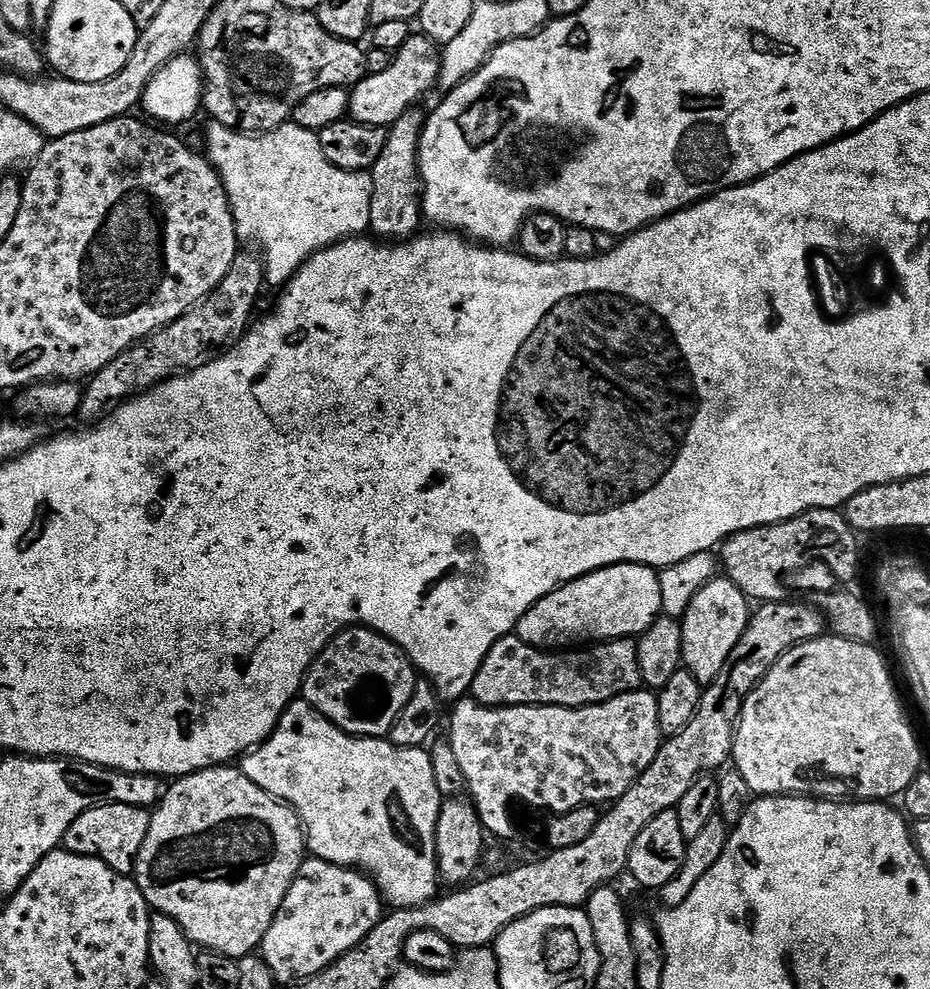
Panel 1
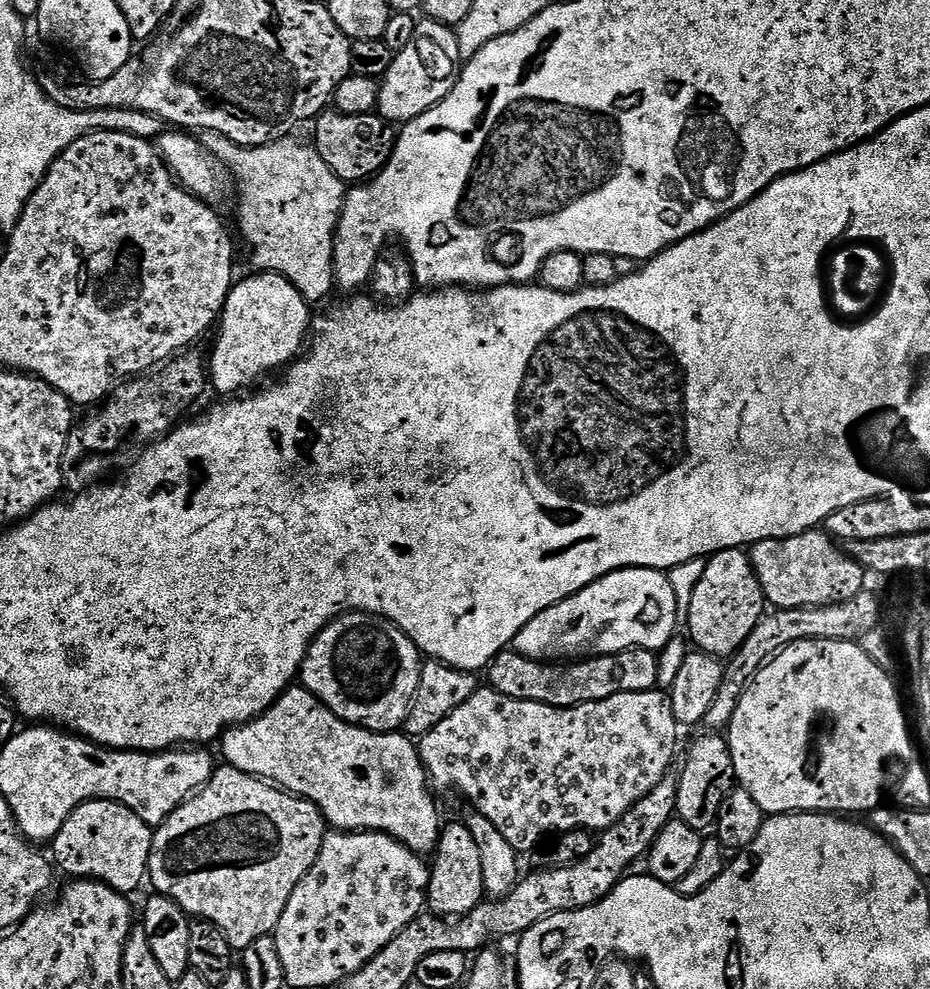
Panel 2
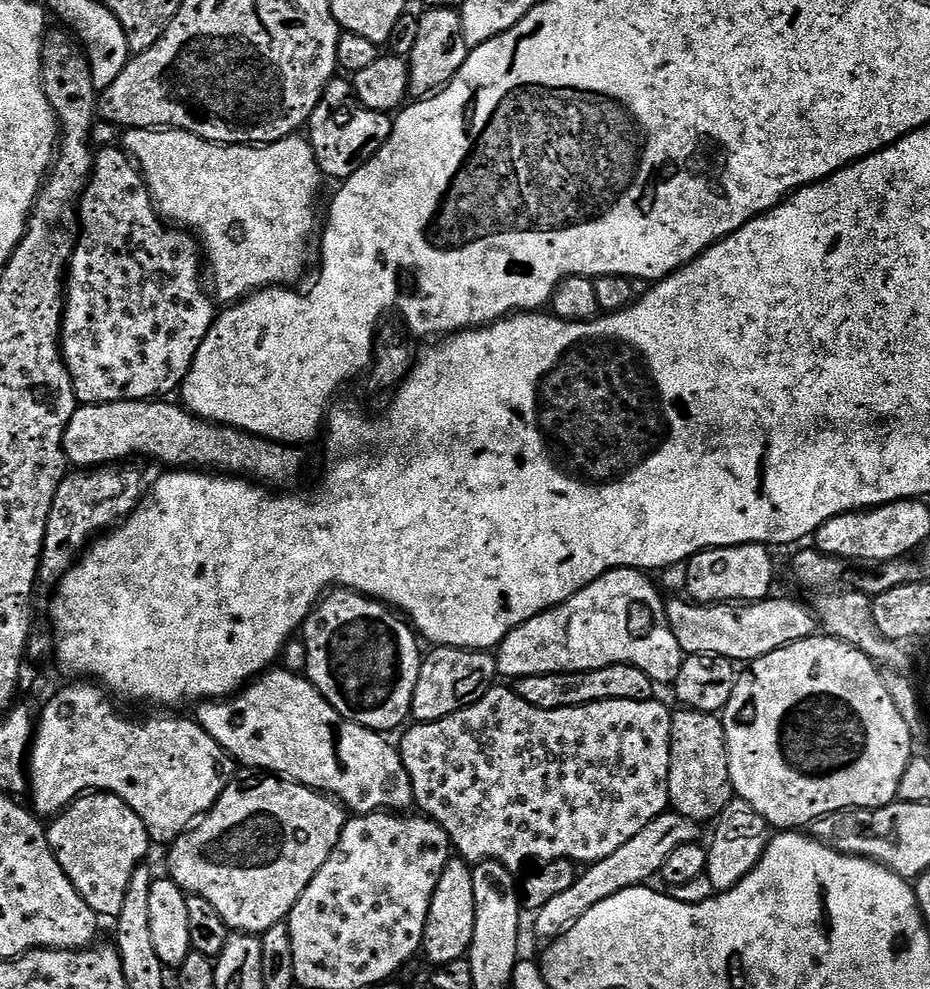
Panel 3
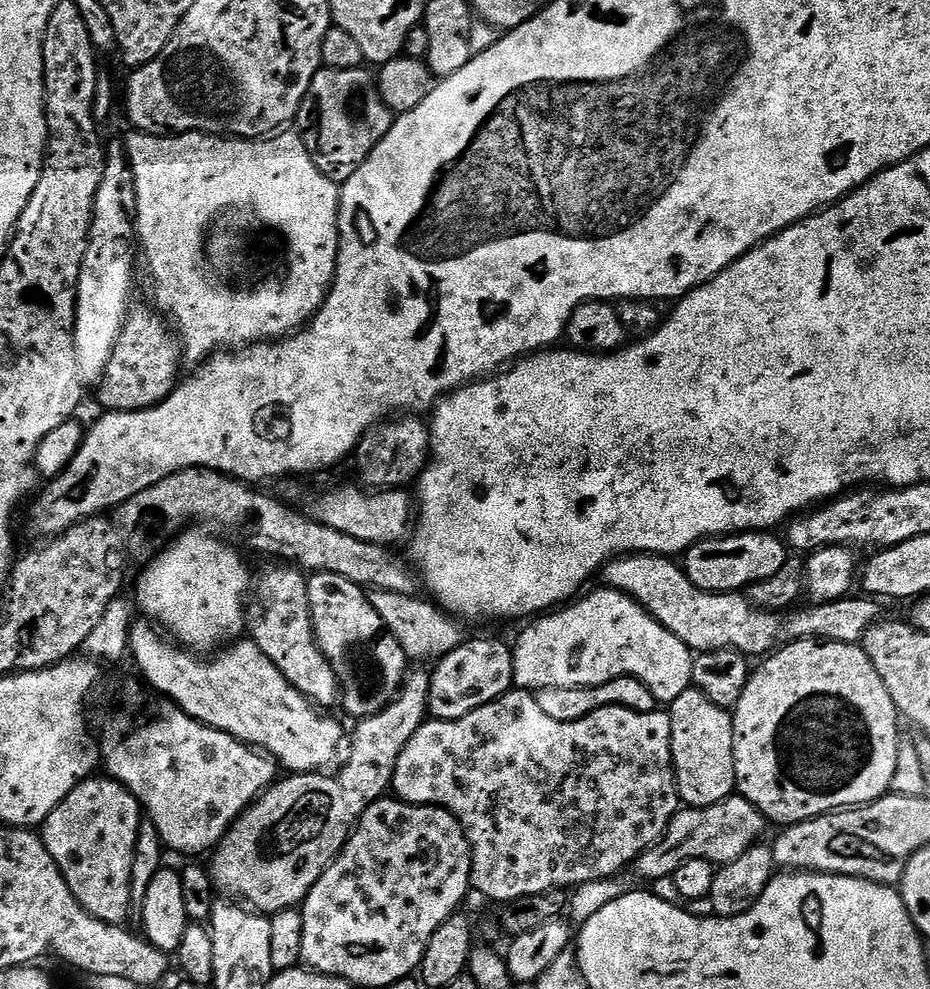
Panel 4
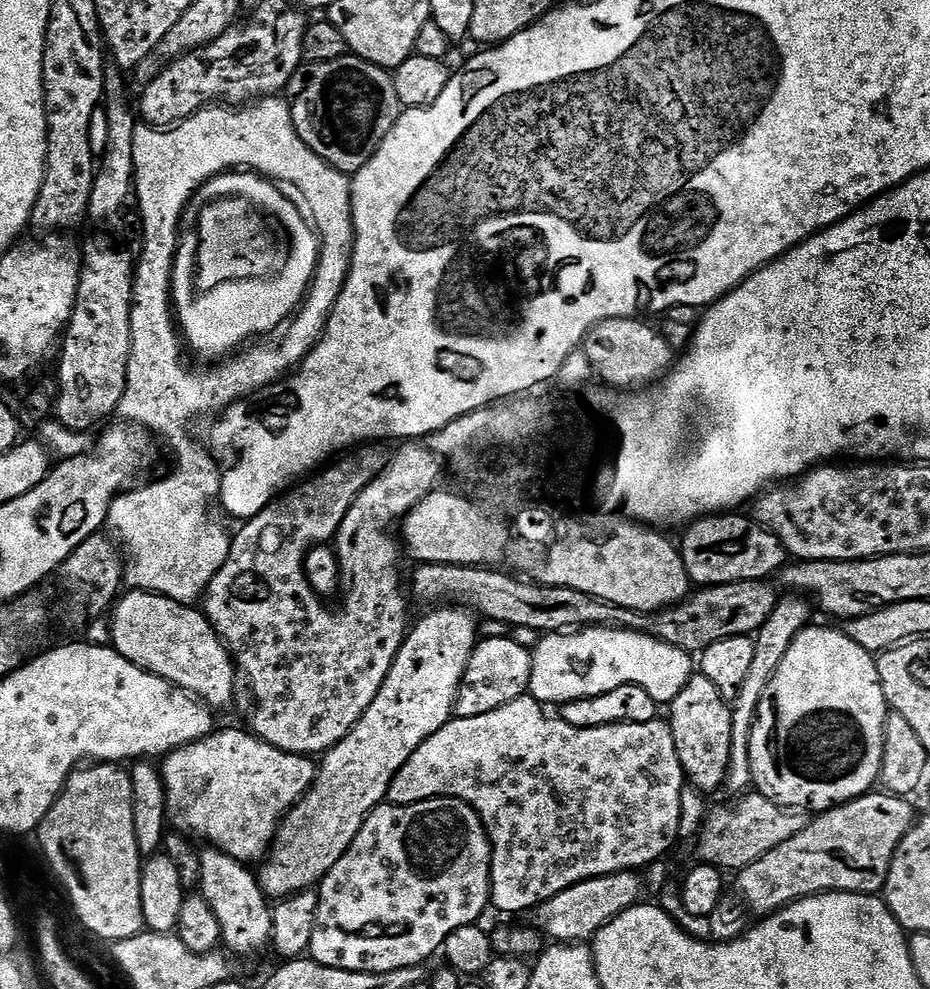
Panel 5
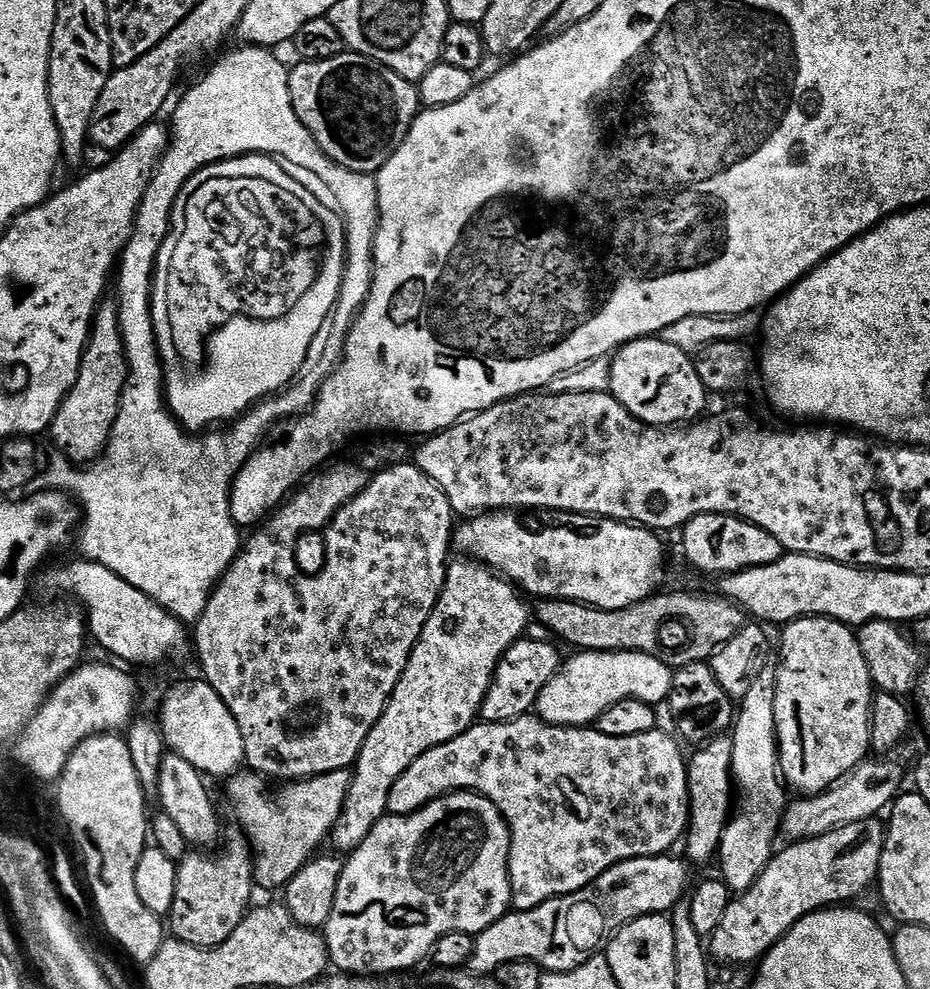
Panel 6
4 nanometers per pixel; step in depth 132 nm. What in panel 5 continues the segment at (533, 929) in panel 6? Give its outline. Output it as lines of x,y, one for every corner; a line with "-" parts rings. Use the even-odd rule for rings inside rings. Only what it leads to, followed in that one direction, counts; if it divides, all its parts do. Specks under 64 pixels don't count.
635,871
615,872
609,876
599,876
584,880
580,884
562,890
538,909
538,927
552,942
588,942
606,927
618,914
641,903
640,880

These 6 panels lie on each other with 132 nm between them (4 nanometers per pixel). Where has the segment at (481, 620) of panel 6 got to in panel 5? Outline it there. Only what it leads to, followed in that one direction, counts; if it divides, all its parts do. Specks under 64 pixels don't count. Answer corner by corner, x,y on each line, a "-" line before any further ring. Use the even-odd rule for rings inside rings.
440,606
429,612
432,613
422,617
417,624
415,621
414,627
405,636
404,645
396,655
392,669
386,674
386,682
382,682
366,714
362,714
354,730
350,730
350,734
346,734
342,742
323,753
312,789
296,803
296,807
277,827
271,849
258,868
260,887
264,889
264,895
273,901
283,900
285,896
295,896
297,892
306,892
319,885
334,866
334,862
338,862
338,858
346,854
350,842
354,842
368,815
385,803
390,782
396,777
398,770
402,770
410,754
414,754
414,750
418,750
418,746
422,746
426,738
438,734
438,730
442,730
442,726
446,726
453,719
460,683
466,674
472,651
478,643
478,620
471,611
460,606

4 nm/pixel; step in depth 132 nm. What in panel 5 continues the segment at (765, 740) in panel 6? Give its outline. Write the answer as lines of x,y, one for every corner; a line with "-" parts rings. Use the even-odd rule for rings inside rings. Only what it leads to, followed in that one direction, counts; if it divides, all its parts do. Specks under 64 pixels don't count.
788,594
788,597
777,599
774,610
767,622
755,633
754,659
750,662
750,674
742,690
738,690
735,700
731,701
732,721
730,722
730,766
726,781
727,791
744,794
753,787
750,770
750,734
754,726
754,718
758,714
758,702
762,702
762,694
766,694
766,686
770,686
770,678
782,666
782,658
786,658
786,650
798,638
803,628
809,627
813,605
803,595

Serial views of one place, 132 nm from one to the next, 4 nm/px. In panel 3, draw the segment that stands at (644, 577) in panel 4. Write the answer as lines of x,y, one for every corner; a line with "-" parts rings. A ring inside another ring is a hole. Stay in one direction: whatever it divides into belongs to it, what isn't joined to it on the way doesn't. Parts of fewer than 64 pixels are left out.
672,598
667,601
668,625
678,642
678,646
687,655
718,654
730,658
734,662
751,662
770,654
779,648
790,646
799,640
817,635
818,621
815,611
796,600
753,600
751,602
729,602
726,604
697,604
691,599

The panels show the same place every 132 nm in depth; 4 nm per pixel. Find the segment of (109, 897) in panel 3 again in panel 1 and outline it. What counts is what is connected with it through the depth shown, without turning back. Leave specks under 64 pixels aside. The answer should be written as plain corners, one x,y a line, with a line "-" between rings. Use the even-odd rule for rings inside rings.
98,804
88,808
66,830
63,847
74,854
98,858
114,870
125,874
135,873
138,850
146,842
152,817
149,809
135,808
125,804

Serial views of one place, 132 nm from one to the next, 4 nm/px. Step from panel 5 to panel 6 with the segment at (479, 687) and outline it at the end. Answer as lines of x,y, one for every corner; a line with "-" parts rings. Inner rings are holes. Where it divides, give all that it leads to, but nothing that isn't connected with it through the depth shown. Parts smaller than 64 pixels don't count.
521,638
504,652
504,657
498,662
490,688
486,690
486,698
480,707
479,719
485,724
510,722
519,716
527,716
536,707
538,694
554,678
560,670
562,655
555,648
555,643
547,644
544,640
528,640

